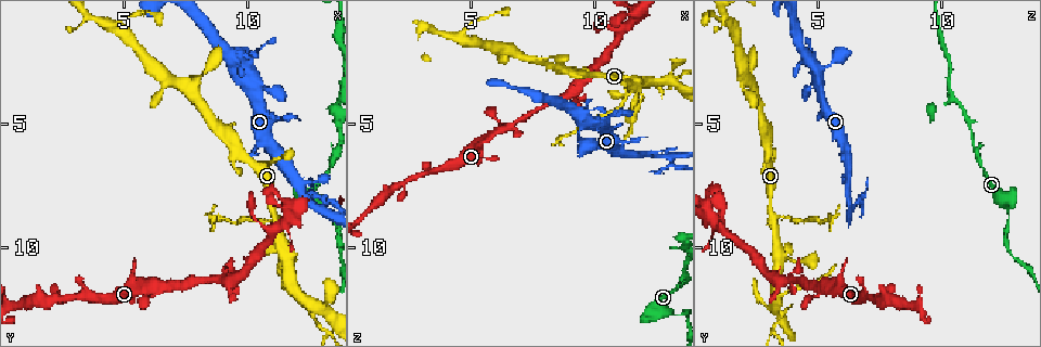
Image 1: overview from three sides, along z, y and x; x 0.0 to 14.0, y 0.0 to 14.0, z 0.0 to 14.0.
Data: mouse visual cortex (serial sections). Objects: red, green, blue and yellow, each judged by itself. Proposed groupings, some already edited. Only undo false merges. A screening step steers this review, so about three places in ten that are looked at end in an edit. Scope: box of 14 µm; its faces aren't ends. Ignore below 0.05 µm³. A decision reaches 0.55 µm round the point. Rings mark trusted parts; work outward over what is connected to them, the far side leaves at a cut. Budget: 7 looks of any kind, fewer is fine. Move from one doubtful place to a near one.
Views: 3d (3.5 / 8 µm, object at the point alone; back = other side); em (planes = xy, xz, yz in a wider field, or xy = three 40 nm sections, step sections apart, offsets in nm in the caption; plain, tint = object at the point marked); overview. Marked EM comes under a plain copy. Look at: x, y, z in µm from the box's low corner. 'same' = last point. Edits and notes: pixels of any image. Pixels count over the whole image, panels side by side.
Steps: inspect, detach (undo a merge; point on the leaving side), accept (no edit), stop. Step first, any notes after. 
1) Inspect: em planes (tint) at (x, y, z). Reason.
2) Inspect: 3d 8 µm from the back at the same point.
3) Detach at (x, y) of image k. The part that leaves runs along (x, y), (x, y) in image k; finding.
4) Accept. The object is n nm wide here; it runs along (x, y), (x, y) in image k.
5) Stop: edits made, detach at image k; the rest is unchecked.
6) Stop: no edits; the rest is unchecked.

Inspect: 3d 3.5 µm at (13.1, 8.4, 12.7). Sudden change in width.

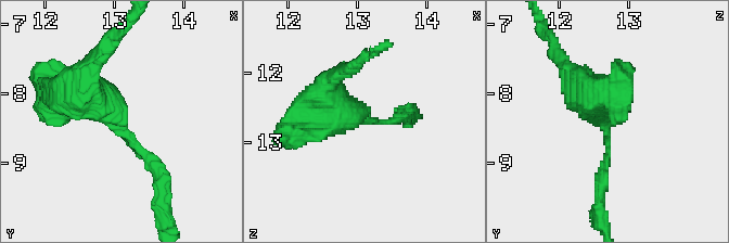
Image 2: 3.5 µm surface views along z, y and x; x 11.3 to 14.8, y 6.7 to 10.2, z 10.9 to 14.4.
Inspect: em xy step 5 (tint) at (13.05, 8.40, 12.70). The arms are 150, 450 nm wide; shape alone is not enough.

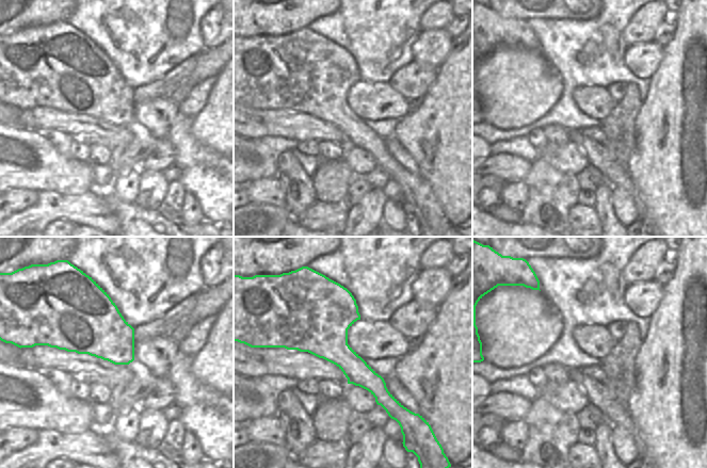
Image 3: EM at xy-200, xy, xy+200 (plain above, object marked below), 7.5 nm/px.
Accept. It runs along (87, 69), (82, 89), (163, 176) in image 2; continuous, no second cell.

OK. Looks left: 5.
Inspect: 3d 3.5 µm at (12.9, 8.3, 6.3). Three arms meet.

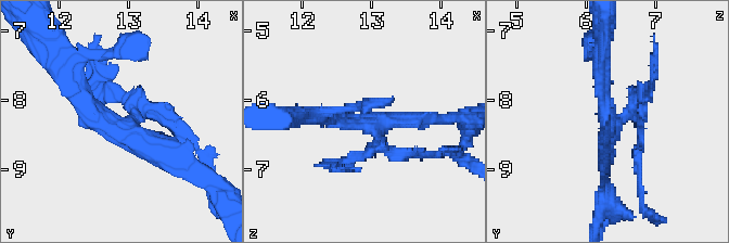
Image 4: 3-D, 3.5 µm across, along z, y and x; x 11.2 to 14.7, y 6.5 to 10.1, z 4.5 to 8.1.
Inspect: em xy step 2 (tint) at (12.80, 8.35, 6.30).

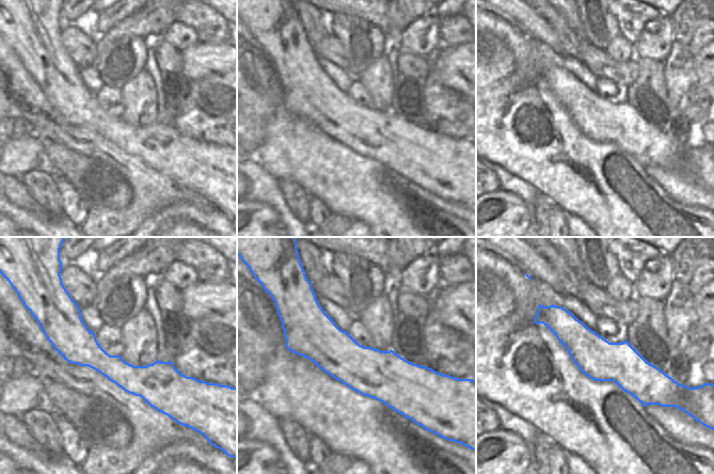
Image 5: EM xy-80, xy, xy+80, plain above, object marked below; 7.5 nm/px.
Inspect: em xy step 3 (tint) at the same point. Another direction.

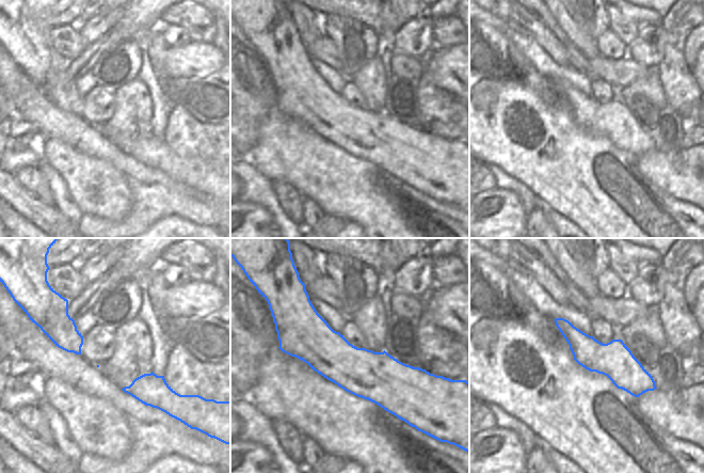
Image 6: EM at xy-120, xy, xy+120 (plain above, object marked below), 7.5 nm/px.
Detach at (419, 153) of image 4. The part that leaves runs along (376, 143), (336, 168) in image 4; two cells meet here.

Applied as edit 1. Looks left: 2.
Stop: edits made, detach at image 4; the rest is unchecked.

